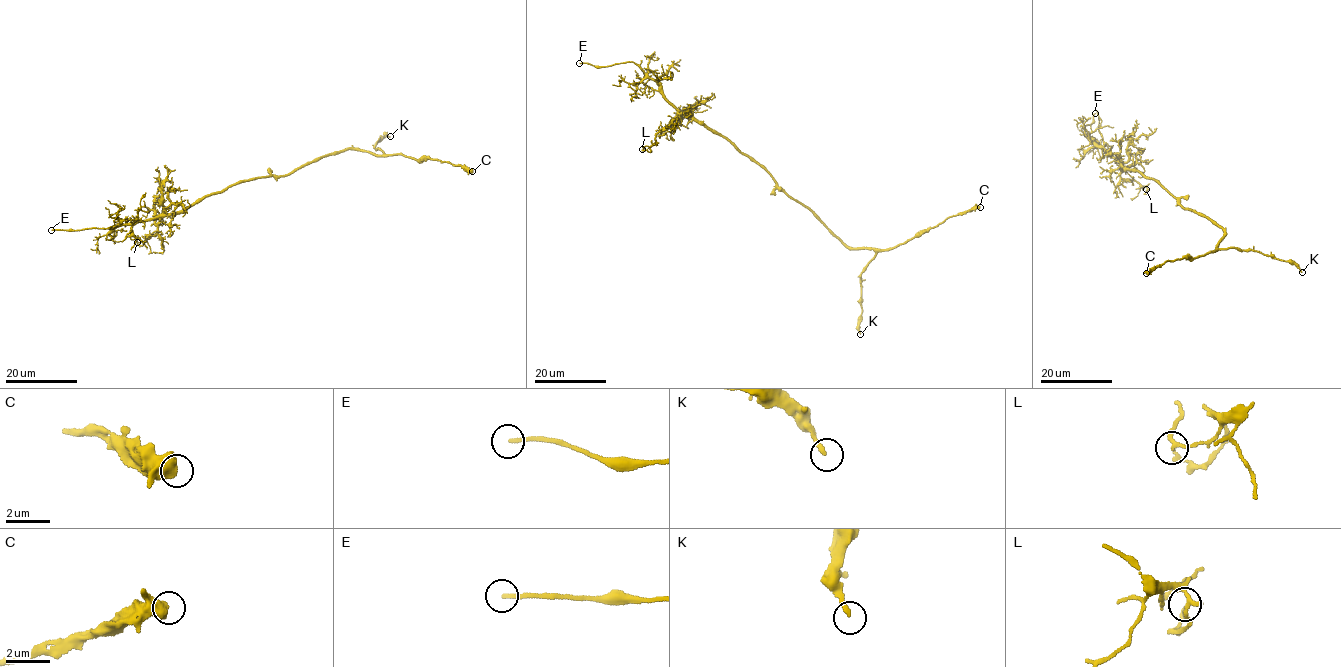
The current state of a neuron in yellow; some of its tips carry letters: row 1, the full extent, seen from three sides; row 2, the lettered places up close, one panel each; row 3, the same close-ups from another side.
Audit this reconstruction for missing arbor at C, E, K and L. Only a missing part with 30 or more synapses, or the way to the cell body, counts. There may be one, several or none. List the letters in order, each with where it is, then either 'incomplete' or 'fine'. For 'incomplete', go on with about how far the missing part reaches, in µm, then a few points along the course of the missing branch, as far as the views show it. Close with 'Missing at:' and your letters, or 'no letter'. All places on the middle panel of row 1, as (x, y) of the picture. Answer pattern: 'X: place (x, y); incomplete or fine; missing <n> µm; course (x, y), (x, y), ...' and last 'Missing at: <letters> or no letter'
C: place (980, 207); fine
E: place (579, 63); incomplete; missing 35 µm
K: place (860, 334); fine
L: place (642, 149); fine
Missing at: E

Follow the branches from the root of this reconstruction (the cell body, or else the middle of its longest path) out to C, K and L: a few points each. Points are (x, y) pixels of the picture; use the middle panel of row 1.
C: (775, 182), (848, 247), (889, 249), (951, 216), (980, 207)
K: (775, 182), (848, 247), (872, 248), (875, 252), (875, 258), (860, 275), (860, 334)
L: (775, 182), (762, 167), (724, 137), (681, 114), (656, 135), (650, 152), (642, 149)

